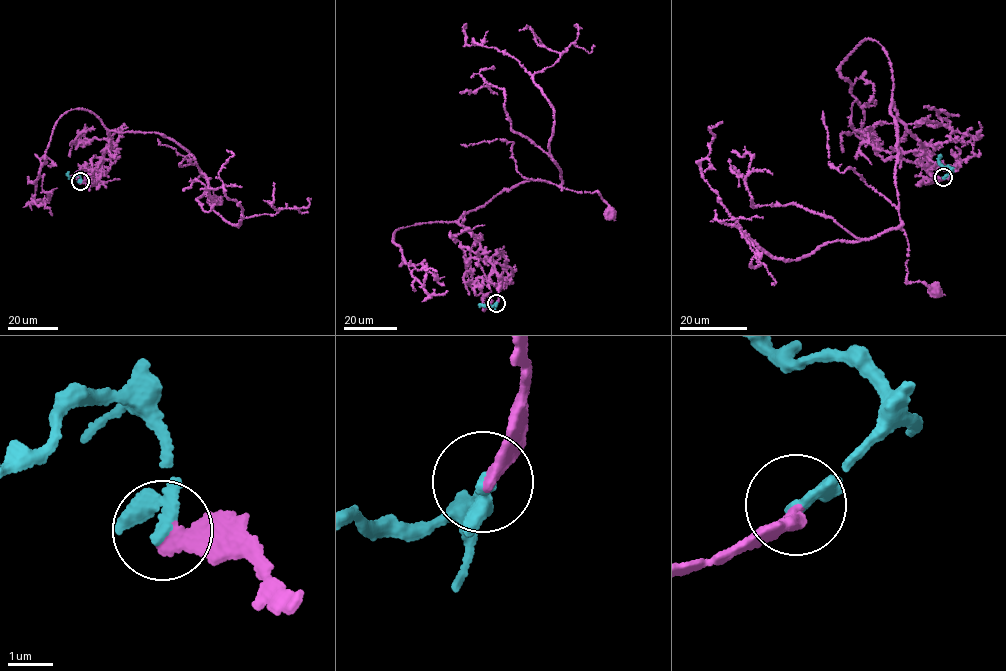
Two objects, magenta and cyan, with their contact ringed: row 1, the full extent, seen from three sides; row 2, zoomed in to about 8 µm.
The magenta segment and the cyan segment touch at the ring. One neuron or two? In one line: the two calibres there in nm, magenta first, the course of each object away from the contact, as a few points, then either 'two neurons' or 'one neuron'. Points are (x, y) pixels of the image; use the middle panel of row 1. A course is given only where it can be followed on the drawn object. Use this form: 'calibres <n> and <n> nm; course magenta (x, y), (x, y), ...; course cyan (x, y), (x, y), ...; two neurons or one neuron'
calibres 400 and 240 nm; course magenta (497, 303), (497, 273), (476, 238), (458, 222), (462, 216), (532, 180), (575, 192), (598, 192), (609, 213); course cyan (497, 303), (490, 306), (480, 304); one neuron

